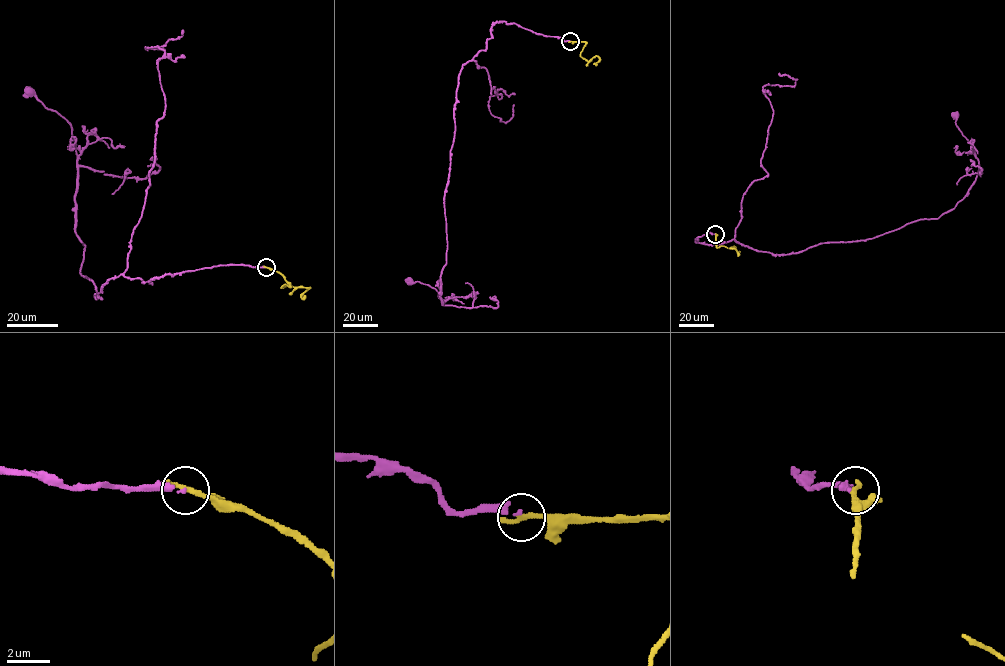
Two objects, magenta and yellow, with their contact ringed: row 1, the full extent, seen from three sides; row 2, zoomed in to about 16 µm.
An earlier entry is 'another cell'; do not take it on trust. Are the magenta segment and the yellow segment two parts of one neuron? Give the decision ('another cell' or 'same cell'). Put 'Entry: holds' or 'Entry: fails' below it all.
another cell
Entry: holds

